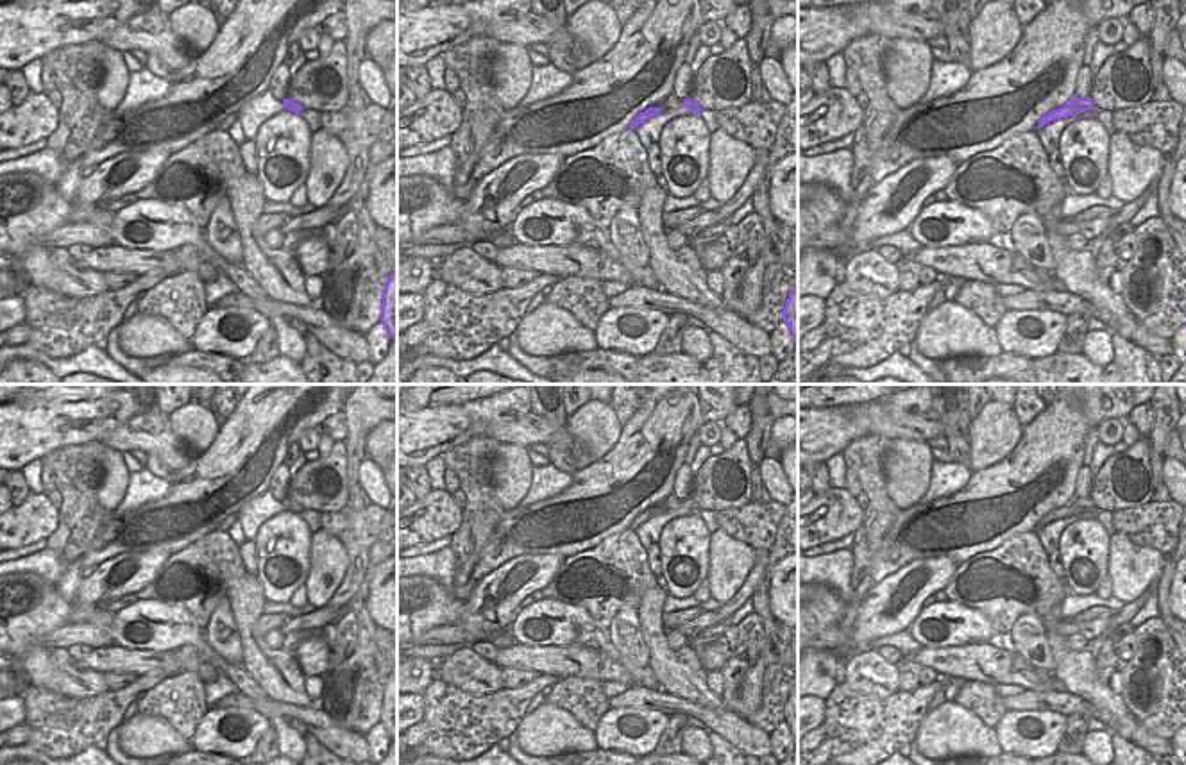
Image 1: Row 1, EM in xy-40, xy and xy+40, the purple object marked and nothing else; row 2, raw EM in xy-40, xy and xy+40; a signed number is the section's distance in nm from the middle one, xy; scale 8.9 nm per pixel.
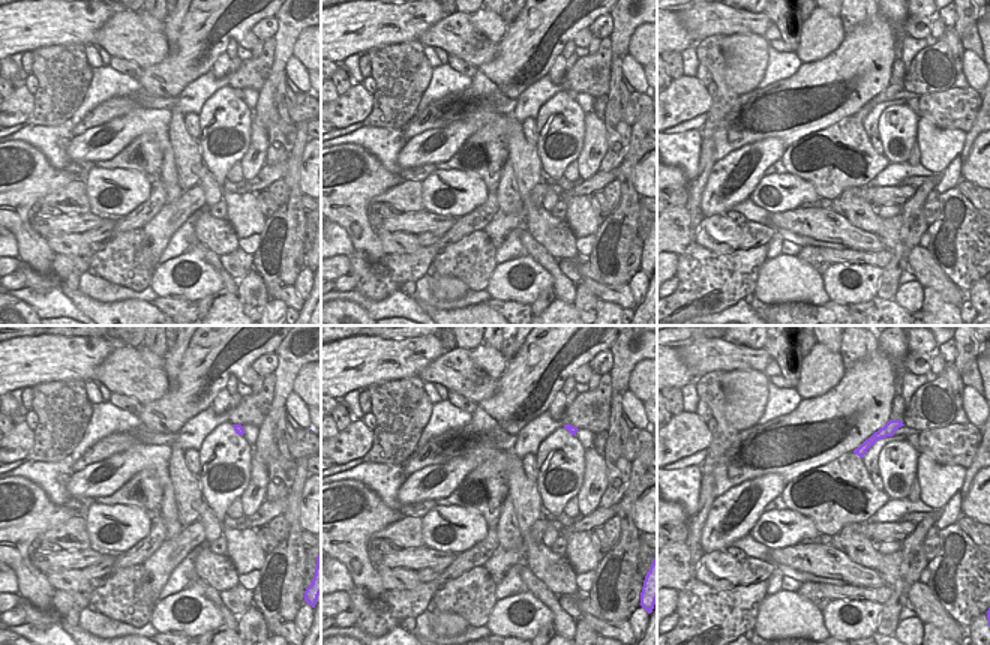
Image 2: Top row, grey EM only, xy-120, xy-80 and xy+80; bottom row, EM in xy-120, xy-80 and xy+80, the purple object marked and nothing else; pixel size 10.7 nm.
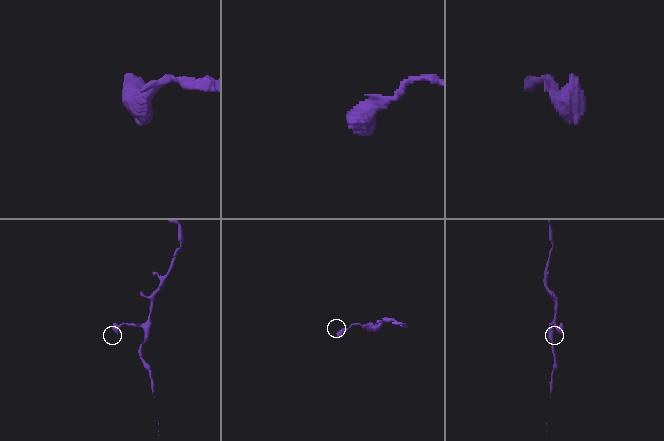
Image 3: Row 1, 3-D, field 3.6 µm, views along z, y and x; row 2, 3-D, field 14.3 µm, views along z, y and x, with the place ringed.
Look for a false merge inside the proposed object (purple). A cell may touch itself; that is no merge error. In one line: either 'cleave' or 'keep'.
keep

